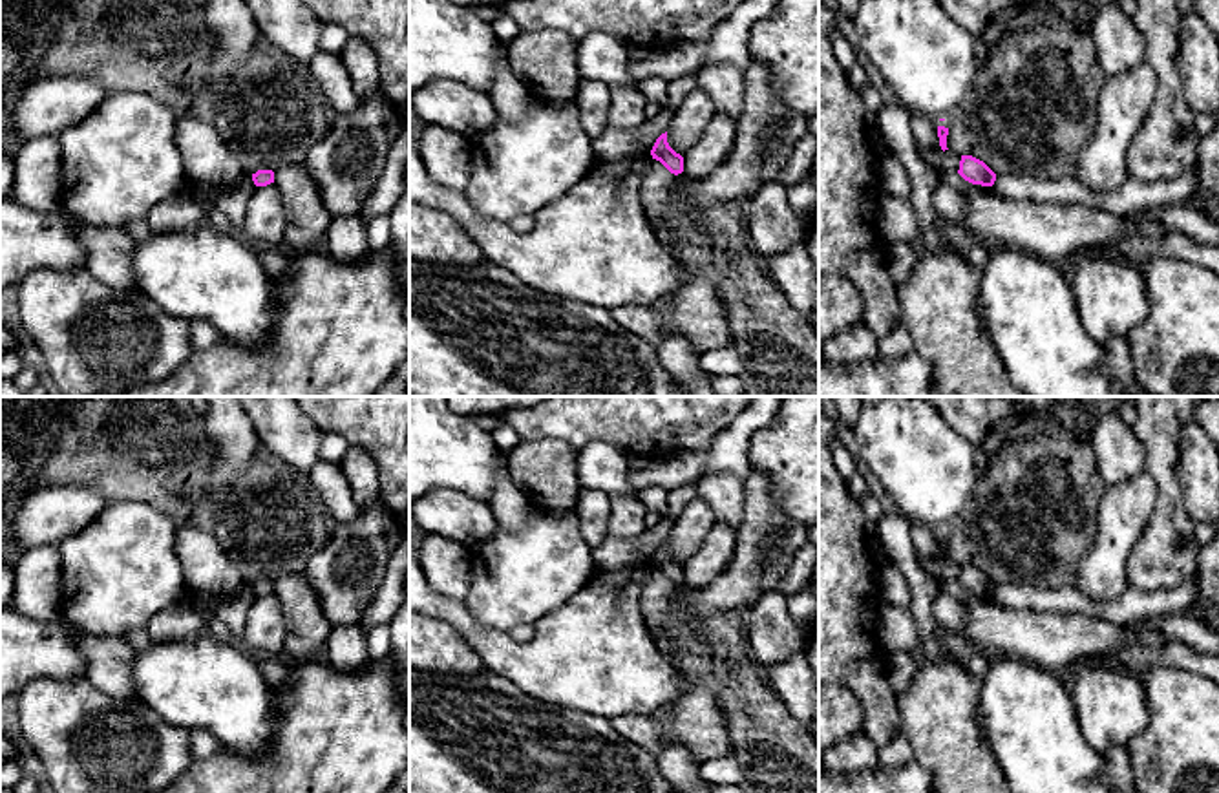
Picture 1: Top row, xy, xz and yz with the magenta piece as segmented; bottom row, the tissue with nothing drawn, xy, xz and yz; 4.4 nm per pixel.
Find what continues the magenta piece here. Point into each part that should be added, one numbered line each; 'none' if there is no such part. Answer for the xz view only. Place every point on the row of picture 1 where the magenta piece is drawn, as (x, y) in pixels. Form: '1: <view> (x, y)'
none

